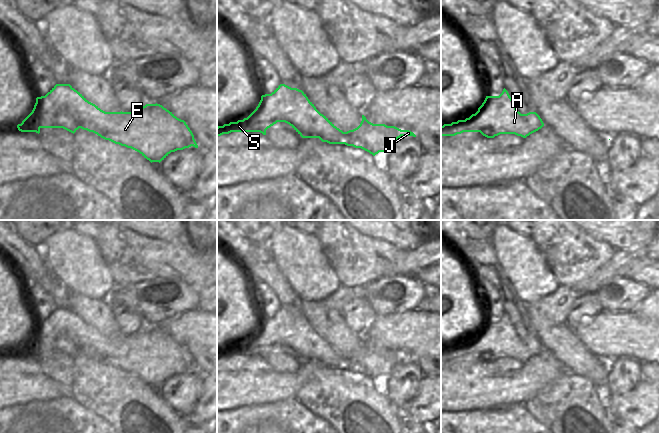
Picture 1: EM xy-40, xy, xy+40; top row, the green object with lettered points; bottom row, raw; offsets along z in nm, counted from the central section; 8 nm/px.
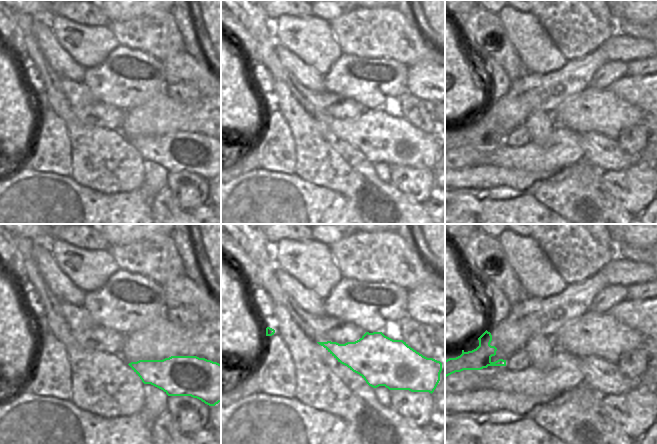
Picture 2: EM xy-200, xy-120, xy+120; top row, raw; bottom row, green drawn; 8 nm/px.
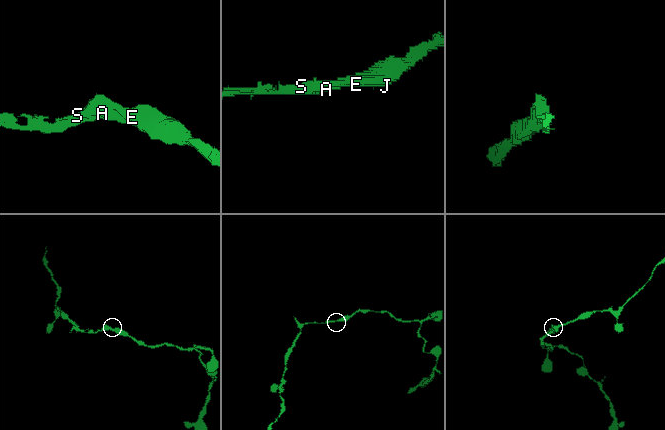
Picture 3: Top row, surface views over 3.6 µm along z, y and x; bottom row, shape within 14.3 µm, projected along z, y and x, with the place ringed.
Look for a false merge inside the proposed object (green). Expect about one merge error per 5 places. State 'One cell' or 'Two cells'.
One cell

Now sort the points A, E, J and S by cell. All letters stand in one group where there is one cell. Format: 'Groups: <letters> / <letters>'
Groups: A E J S

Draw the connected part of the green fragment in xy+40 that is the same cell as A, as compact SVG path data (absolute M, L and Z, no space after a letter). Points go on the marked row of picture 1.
M504 88L499 96L486 96L478 111L469 118L441 126L441 136L480 132L487 138L500 134L515 134L526 138L543 126L536 112L521 114Z

